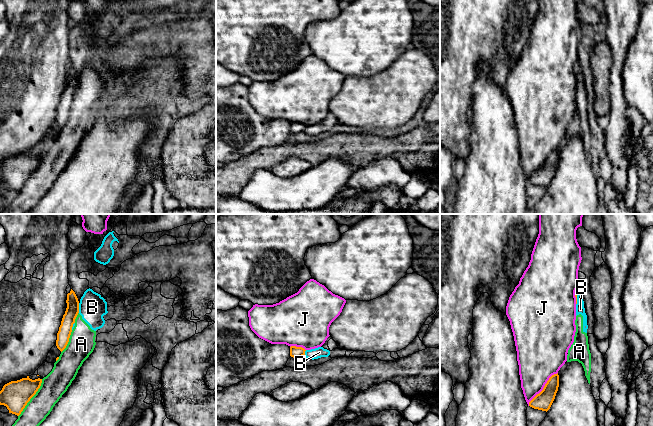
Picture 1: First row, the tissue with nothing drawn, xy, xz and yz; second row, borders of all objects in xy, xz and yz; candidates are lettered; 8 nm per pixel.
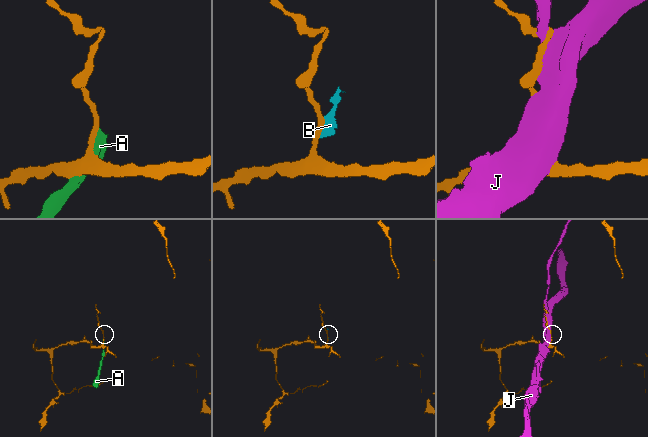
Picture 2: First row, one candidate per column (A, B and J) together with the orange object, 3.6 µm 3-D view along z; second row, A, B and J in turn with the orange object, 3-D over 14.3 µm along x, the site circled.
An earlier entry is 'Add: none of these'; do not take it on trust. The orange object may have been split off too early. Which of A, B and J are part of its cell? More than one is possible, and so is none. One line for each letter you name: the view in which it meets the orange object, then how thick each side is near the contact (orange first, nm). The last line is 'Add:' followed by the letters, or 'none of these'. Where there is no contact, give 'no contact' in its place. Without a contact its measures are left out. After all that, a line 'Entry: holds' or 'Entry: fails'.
Add: none of these
Entry: holds

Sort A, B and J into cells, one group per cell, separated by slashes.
A B / J

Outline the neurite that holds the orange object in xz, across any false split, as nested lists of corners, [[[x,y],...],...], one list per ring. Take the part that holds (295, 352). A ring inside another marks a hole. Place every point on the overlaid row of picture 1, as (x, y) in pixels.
[[[291,346],[290,347],[290,356],[293,358],[302,357],[305,355],[305,351],[306,350],[302,347]]]

